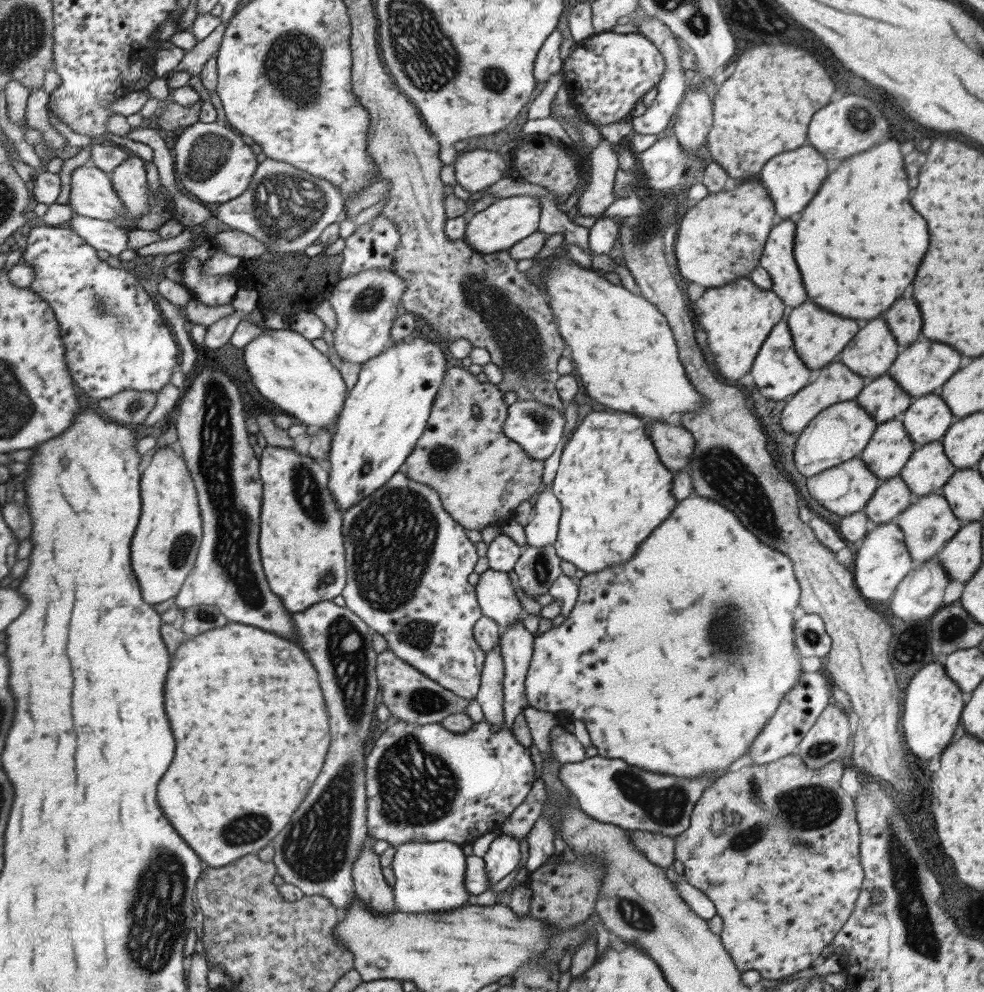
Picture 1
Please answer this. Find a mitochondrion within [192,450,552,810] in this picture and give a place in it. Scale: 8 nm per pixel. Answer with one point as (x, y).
(399, 524)

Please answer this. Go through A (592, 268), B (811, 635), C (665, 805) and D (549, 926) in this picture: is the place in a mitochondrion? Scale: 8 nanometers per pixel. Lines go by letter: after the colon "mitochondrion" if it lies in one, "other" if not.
A: other
B: mitochondrion
C: mitochondrion
D: other

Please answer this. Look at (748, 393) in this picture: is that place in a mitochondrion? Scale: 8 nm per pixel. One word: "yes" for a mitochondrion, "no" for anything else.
no

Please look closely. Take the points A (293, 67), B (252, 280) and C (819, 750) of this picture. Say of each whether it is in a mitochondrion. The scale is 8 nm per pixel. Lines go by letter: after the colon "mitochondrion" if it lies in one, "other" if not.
A: mitochondrion
B: other
C: mitochondrion

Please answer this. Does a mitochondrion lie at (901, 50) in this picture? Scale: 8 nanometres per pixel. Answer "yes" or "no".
no

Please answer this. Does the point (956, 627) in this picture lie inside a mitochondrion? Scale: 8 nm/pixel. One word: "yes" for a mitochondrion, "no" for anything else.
yes

